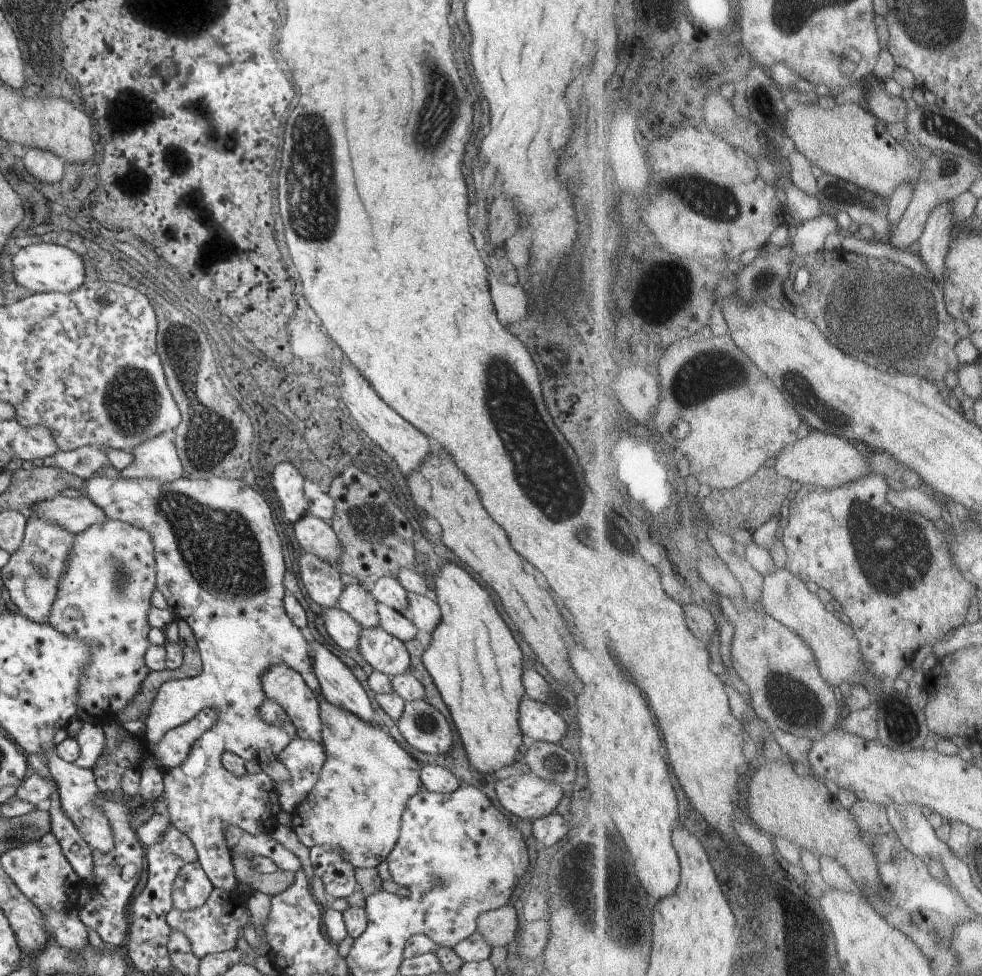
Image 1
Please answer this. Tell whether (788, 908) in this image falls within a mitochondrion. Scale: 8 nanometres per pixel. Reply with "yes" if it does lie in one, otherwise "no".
no

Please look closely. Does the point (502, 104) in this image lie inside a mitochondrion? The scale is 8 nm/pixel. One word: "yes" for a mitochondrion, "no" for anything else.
no

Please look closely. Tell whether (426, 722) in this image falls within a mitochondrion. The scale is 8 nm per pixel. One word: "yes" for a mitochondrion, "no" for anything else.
yes

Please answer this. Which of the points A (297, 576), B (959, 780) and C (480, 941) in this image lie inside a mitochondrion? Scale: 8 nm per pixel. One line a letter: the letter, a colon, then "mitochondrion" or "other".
A: other
B: other
C: other

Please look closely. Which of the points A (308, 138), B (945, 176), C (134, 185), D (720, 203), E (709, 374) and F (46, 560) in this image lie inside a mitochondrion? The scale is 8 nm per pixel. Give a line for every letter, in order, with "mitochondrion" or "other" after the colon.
A: mitochondrion
B: other
C: other
D: mitochondrion
E: mitochondrion
F: mitochondrion

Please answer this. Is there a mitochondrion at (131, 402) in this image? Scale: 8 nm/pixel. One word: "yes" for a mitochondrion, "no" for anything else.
yes

